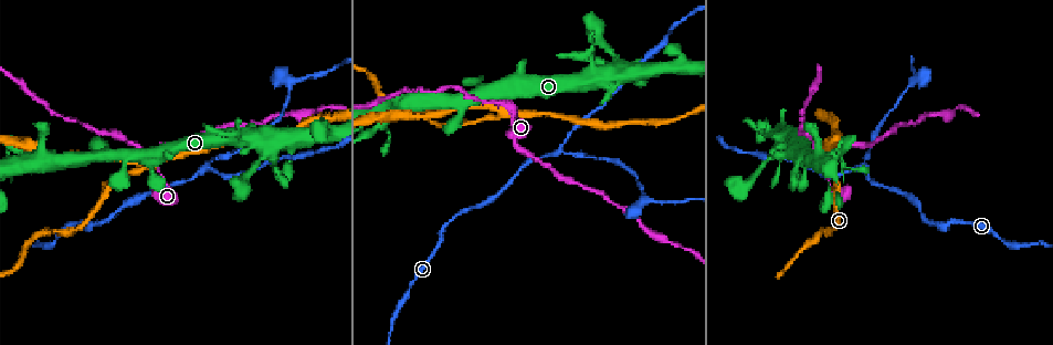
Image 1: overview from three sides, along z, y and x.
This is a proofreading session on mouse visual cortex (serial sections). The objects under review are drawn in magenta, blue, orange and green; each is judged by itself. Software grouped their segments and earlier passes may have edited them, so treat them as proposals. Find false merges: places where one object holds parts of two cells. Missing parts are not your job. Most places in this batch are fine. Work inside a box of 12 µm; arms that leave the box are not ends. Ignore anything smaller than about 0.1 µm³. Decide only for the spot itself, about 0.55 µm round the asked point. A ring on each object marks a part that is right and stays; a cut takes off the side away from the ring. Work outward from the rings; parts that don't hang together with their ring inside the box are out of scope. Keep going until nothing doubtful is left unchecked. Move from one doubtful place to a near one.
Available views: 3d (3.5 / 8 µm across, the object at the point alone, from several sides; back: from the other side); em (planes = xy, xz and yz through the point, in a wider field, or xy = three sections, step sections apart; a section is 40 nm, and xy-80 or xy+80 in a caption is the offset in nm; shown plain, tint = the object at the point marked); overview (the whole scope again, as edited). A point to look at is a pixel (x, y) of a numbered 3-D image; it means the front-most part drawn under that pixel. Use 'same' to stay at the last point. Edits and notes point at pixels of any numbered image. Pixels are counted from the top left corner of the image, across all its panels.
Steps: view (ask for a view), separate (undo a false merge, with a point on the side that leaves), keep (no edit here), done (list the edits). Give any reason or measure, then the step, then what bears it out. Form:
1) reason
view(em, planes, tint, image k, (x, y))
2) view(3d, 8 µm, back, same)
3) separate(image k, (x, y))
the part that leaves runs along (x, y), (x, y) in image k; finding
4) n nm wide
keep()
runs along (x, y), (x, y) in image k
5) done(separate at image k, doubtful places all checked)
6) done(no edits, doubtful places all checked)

branch point
view(3d, 3.5 µm, image 1, (512, 105))

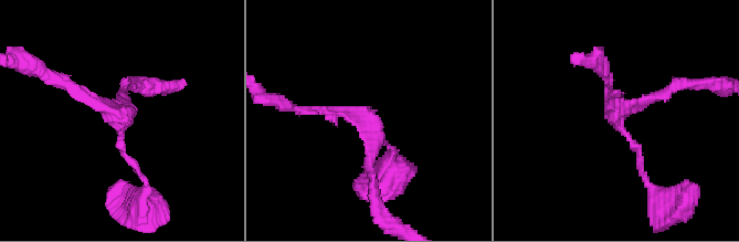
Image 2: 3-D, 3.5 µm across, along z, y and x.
3 arms; arms of 100, 150, 150 nm
view(em, xy, step 1, tint, image 2, (119, 117))

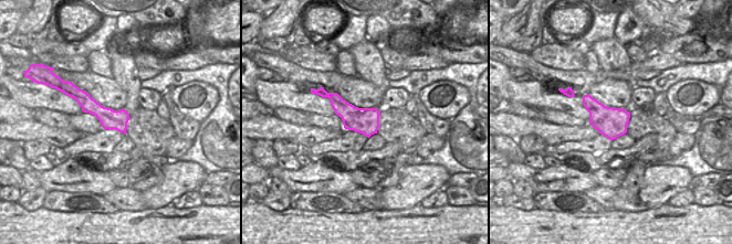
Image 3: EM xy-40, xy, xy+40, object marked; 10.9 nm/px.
view(em, xy, step 2, tint, same)

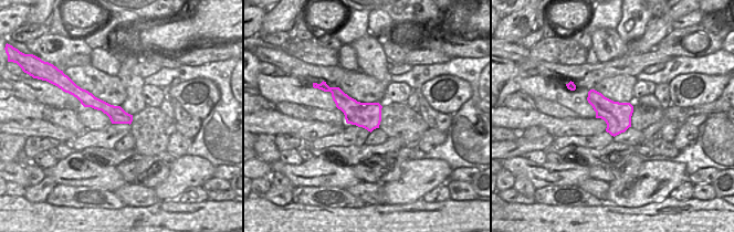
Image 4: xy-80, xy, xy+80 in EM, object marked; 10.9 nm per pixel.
280 nm wide
keep()
runs along (79, 94), (128, 120) in image 4; one cell here

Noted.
two arms in line, one across
view(3d, 3.5 µm, image 1, (504, 115))

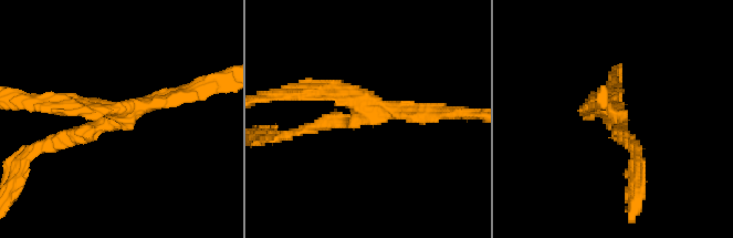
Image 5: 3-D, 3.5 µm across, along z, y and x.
view(em, planes, tint, image 5, (613, 111))

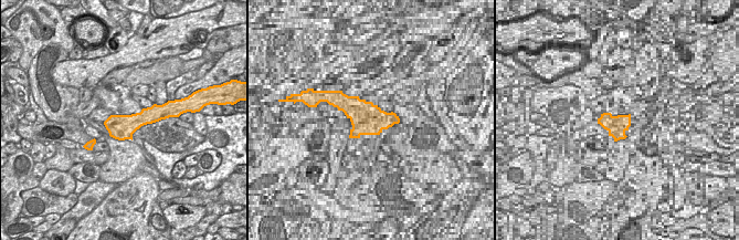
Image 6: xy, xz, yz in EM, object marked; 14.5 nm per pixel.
3 arms; arms of 200, 200, 200 nm
keep()
runs along (52, 141), (185, 93) in image 5; continuous, no second cell

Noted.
three arms meet
view(3d, 3.5 µm, image 1, (866, 164))

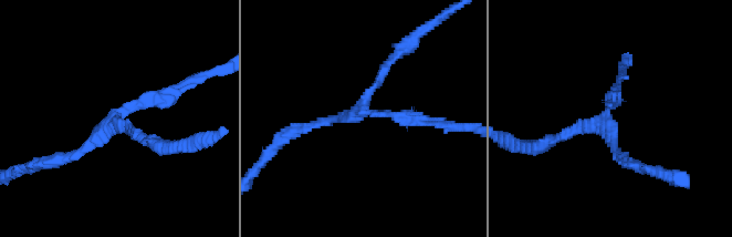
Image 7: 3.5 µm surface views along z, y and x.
3 arms; arms of 150, 150, 200 nm
view(em, planes, tint, image 7, (114, 122))

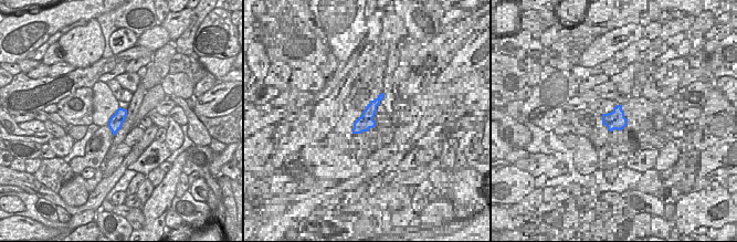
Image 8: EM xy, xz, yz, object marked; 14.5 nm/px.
view(em, xy, step 1, tint, same)

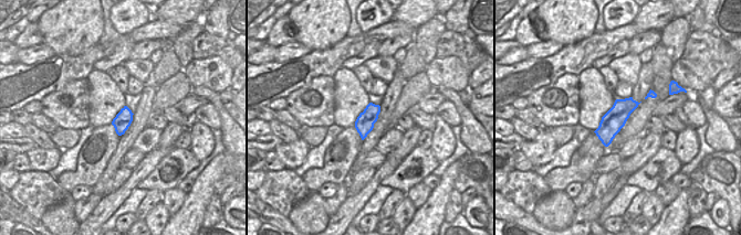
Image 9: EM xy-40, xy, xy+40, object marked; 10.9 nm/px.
keep()
runs along (56, 160), (80, 153), (124, 109), (175, 91) in image 7; continuous, no second cell

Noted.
a fork
view(3d, 8 µm, image 1, (293, 83))

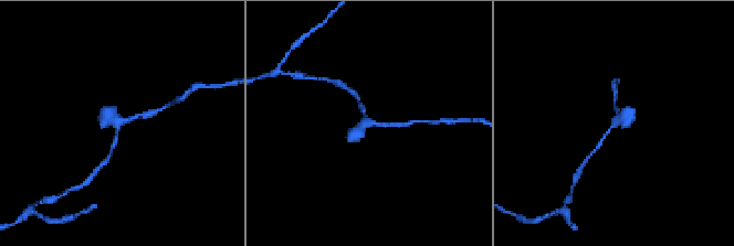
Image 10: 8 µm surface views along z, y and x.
need the tissue
view(em, xy, step 2, tint, image 10, (123, 121))

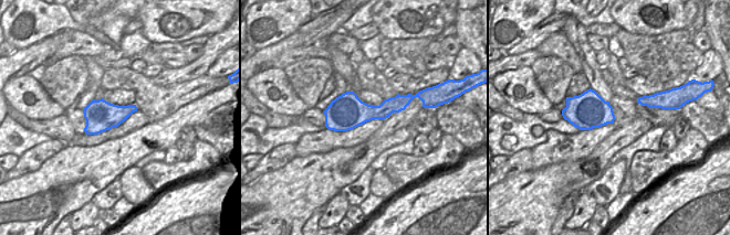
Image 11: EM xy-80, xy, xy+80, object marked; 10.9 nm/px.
keep()
continuous, no second cell

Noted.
done(no edits, doubtful places all checked)

